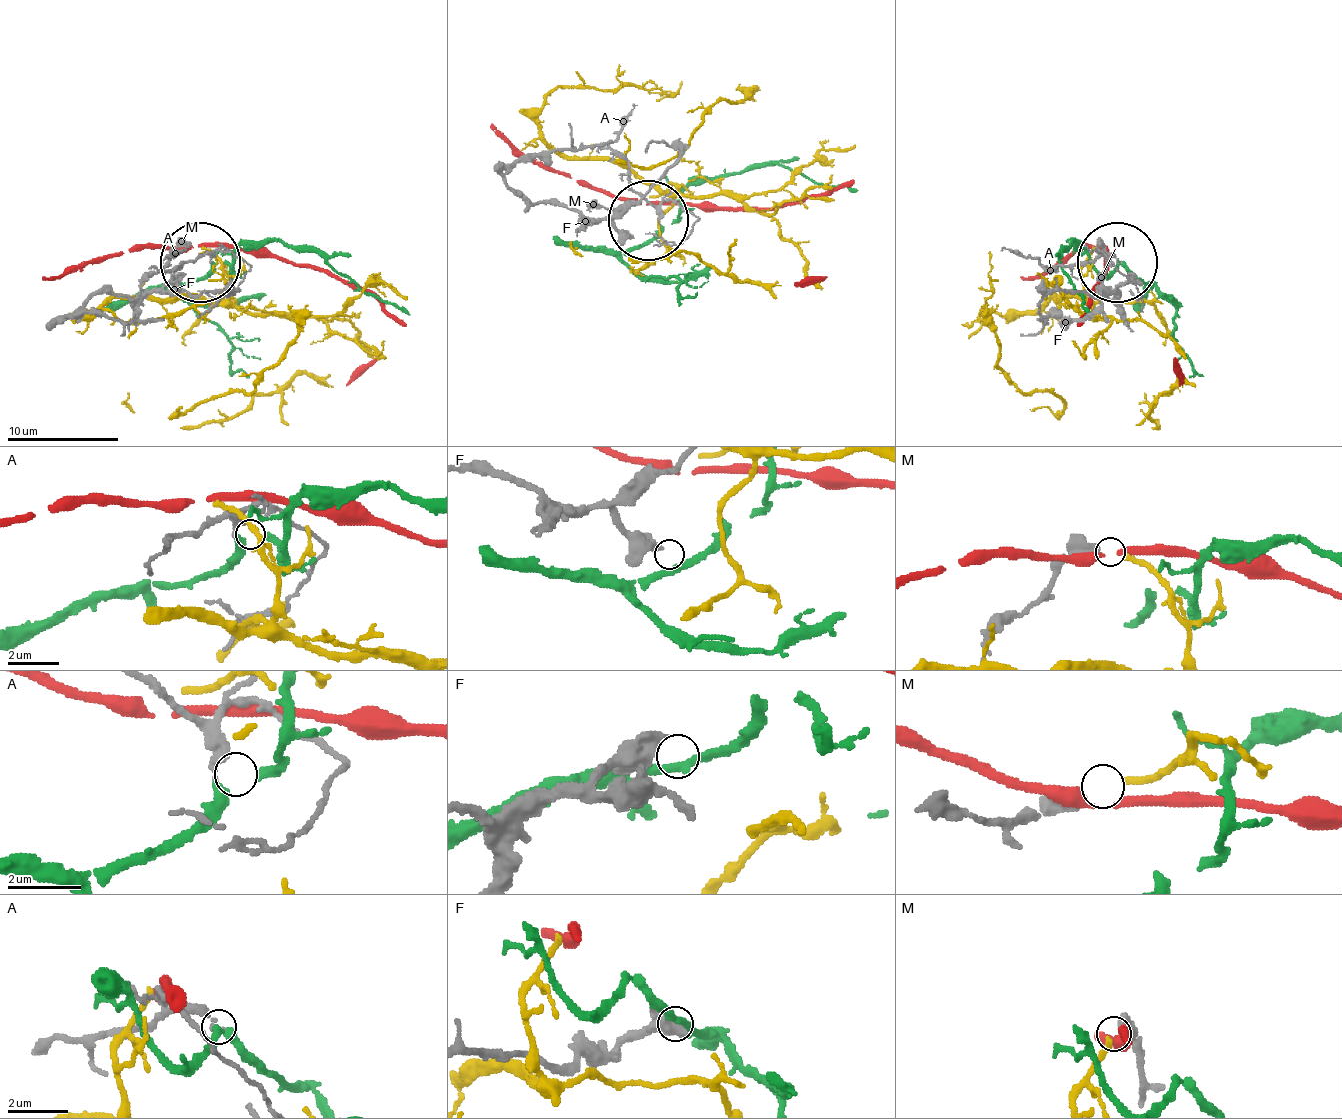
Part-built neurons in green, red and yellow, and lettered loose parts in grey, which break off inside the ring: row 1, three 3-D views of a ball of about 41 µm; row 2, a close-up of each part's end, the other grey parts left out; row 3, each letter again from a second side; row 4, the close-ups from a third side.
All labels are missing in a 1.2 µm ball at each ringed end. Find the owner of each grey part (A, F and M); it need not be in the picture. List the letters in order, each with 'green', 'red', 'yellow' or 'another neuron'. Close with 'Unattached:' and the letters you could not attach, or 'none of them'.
A: green
F: another neuron
M: yellow
Unattached: F

